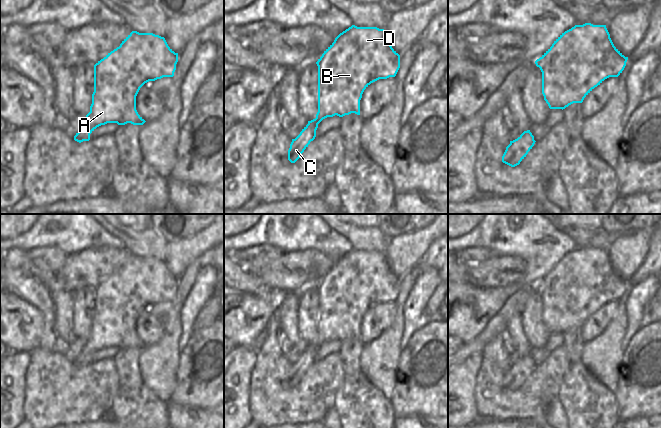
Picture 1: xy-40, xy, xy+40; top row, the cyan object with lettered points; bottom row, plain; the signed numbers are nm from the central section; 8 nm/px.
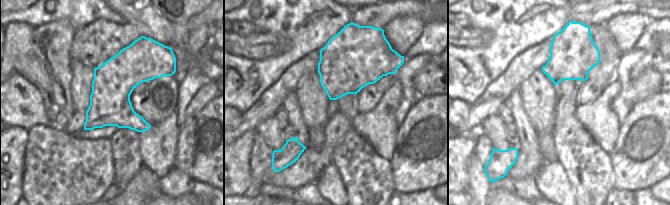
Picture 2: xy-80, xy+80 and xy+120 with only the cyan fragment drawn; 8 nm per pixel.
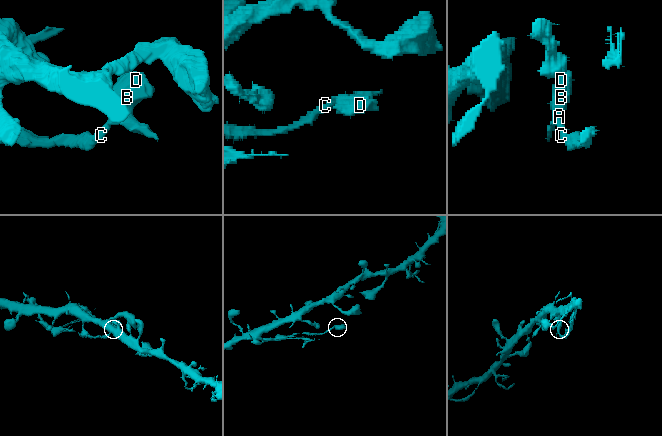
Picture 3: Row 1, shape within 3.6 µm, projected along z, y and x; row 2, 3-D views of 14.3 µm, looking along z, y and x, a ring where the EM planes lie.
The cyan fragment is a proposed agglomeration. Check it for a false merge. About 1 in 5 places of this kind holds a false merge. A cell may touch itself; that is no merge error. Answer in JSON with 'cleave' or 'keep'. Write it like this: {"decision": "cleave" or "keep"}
{"decision": "keep"}

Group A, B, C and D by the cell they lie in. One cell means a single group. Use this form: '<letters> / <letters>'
A B C D

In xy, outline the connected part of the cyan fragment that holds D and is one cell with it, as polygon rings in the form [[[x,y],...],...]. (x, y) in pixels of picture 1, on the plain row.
[[[352,249],[335,262],[334,266],[324,275],[316,288],[318,290],[318,336],[316,342],[308,345],[308,348],[302,353],[300,358],[295,363],[292,363],[288,374],[288,384],[291,387],[295,387],[310,366],[315,363],[318,348],[323,343],[335,339],[343,341],[351,337],[360,339],[360,324],[364,314],[379,303],[395,301],[400,292],[400,279],[392,272],[384,253]]]

